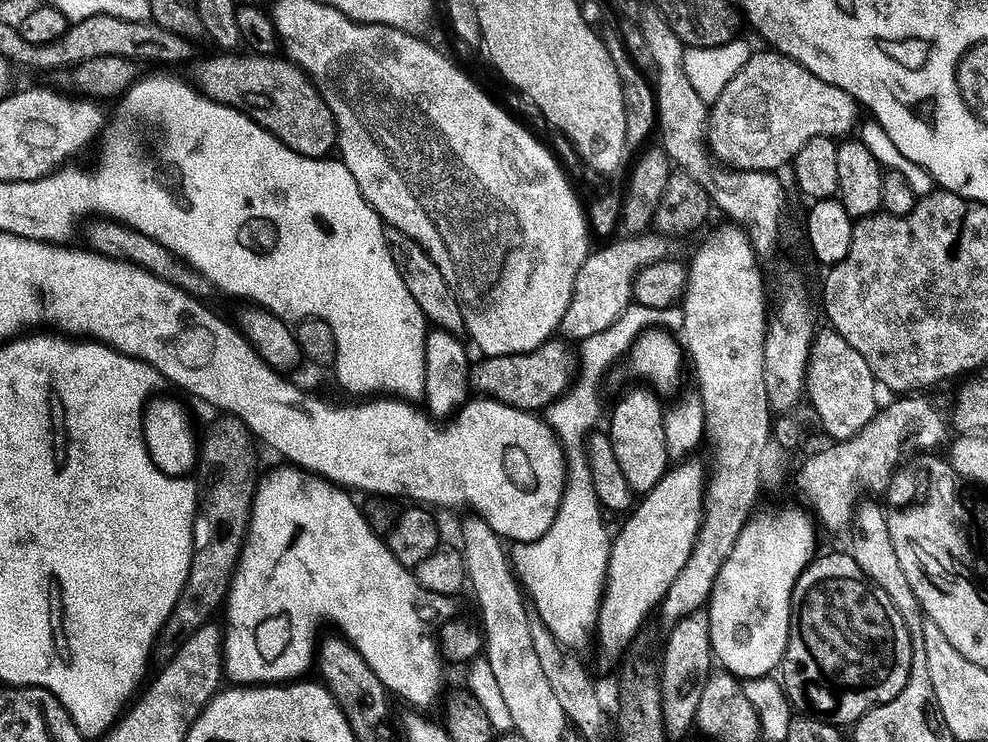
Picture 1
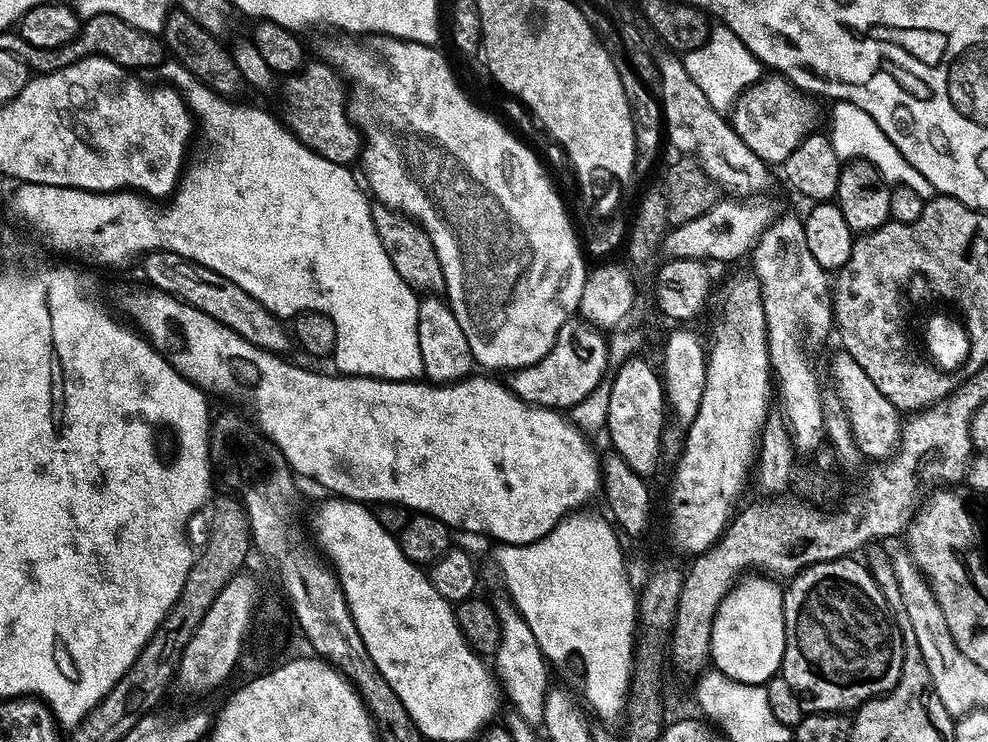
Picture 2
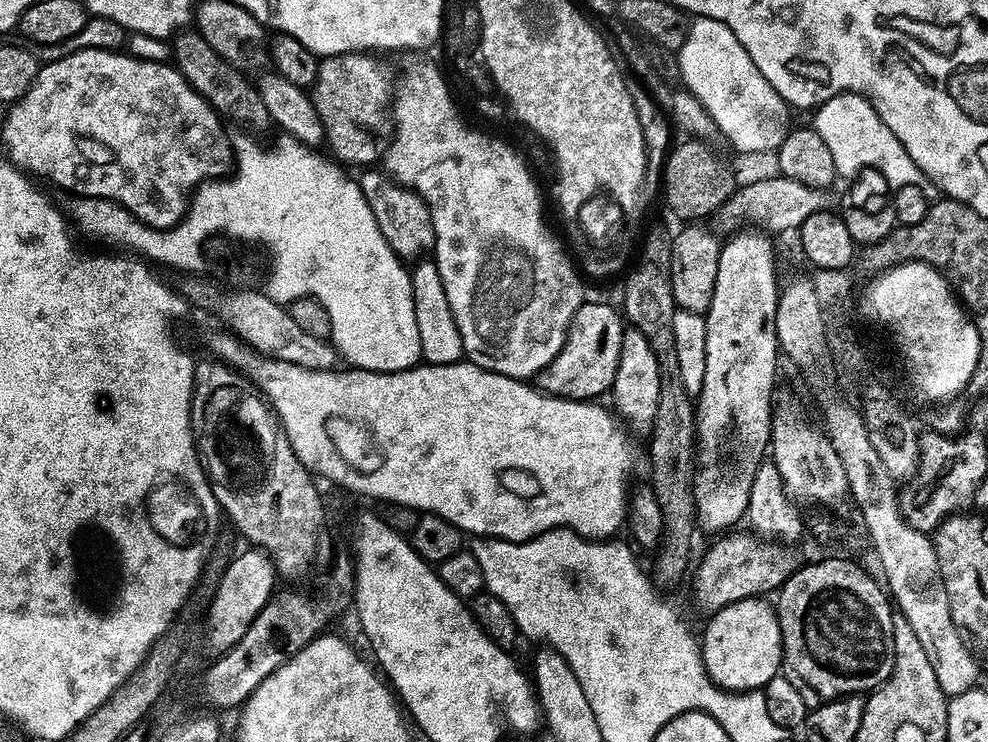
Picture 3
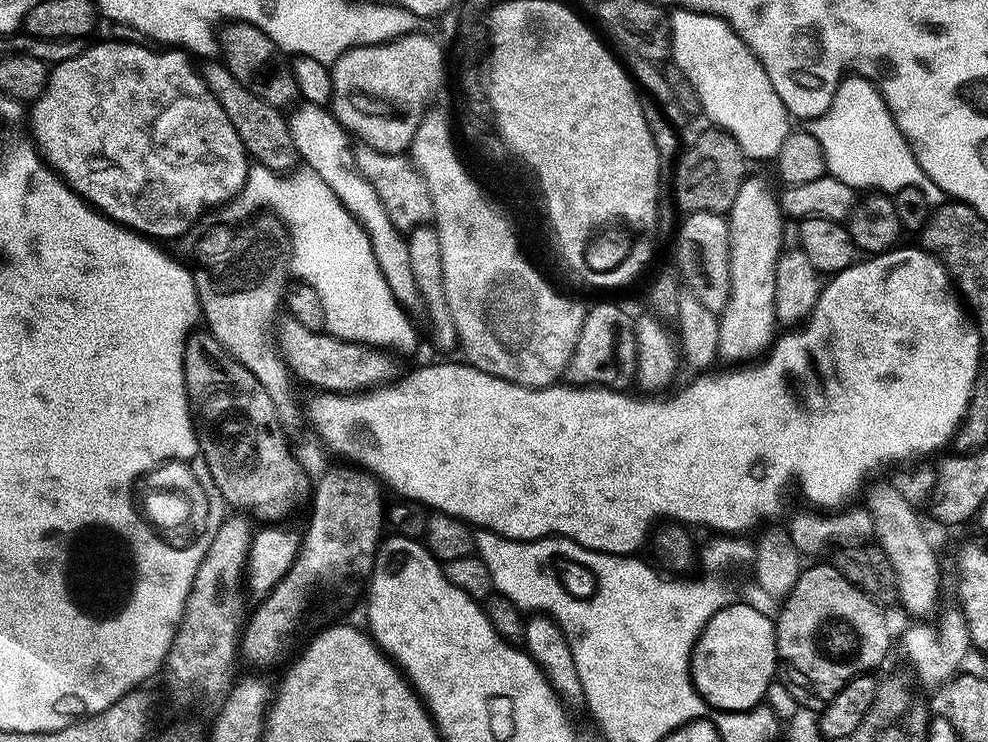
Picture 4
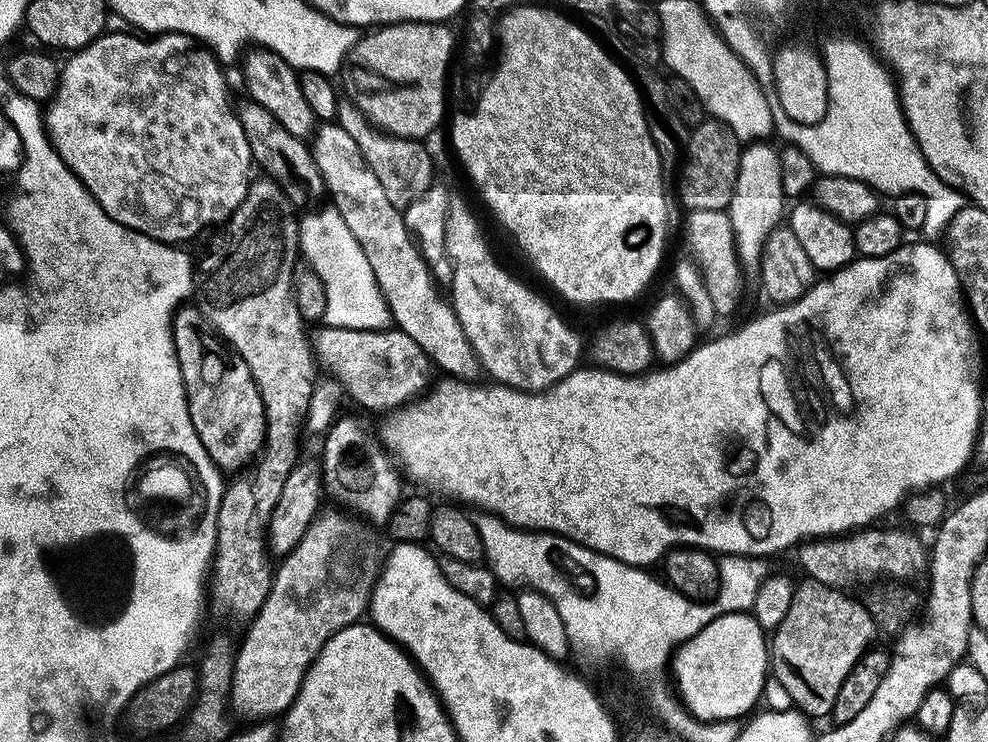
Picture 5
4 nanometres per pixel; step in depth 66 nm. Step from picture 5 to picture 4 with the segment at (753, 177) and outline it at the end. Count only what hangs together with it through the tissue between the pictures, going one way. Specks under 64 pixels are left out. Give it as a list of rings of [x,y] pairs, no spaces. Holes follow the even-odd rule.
[[[748,178],[744,181],[741,190],[738,191],[737,201],[730,215],[727,217],[728,229],[730,230],[730,300],[724,307],[719,317],[721,342],[719,355],[725,360],[744,360],[740,362],[752,362],[763,357],[771,349],[777,339],[778,321],[776,319],[776,274],[778,262],[785,251],[784,245],[784,222],[786,216],[781,211],[781,201],[777,193],[772,193],[772,188],[764,180]]]

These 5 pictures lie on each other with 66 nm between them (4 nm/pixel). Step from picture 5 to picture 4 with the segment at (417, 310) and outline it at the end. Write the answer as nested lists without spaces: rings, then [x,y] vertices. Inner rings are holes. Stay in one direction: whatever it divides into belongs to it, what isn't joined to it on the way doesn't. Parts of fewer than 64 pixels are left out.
[[[301,103],[301,106],[292,116],[289,115],[288,123],[291,138],[295,144],[299,159],[305,167],[312,171],[328,186],[342,203],[347,206],[351,214],[363,229],[374,246],[375,258],[379,268],[387,280],[395,298],[403,307],[410,312],[421,307],[421,299],[416,286],[416,279],[412,272],[408,240],[400,233],[386,214],[382,200],[378,198],[378,192],[374,190],[370,182],[366,182],[357,166],[356,153],[350,146],[348,132],[337,122],[332,112],[323,106]]]

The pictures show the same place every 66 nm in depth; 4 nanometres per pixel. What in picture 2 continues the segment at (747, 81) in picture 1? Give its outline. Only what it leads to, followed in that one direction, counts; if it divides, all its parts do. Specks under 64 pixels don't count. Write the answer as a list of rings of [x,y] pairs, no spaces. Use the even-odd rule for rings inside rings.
[[[768,74],[760,83],[741,96],[730,116],[730,123],[736,133],[769,166],[783,166],[786,158],[802,146],[807,136],[817,131],[816,123],[820,120],[820,108],[815,99],[807,92],[800,91],[779,74]]]

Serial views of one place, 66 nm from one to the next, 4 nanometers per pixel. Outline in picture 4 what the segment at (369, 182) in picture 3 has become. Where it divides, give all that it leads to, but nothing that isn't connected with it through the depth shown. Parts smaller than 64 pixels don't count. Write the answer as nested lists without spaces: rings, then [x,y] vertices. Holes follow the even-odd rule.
[[[363,146],[355,153],[360,174],[378,192],[378,198],[382,200],[390,222],[400,233],[411,234],[416,228],[433,223],[436,211],[430,198],[430,186],[407,155],[391,156]]]

